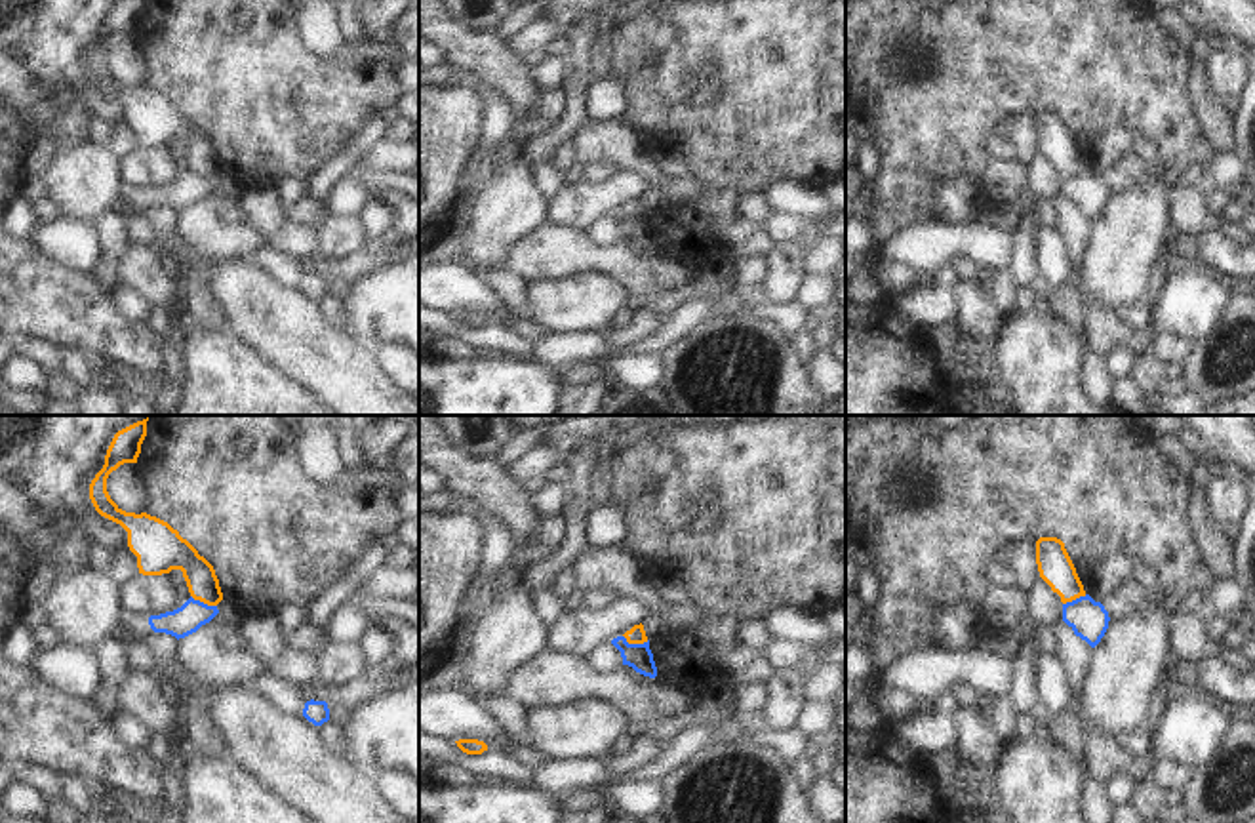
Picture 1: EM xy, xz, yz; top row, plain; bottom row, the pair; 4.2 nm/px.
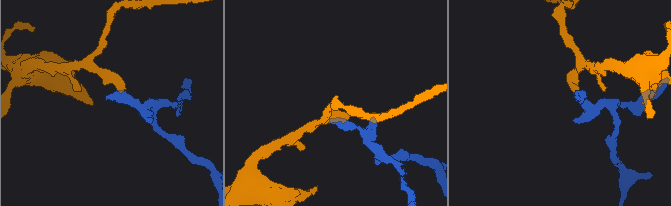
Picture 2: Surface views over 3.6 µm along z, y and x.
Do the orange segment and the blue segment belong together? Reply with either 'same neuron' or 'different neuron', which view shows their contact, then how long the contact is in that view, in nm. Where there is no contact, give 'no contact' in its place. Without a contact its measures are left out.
different neuron | xz | 110 nm

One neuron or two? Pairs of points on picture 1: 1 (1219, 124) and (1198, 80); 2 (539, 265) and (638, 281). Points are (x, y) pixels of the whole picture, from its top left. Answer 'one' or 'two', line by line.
1: one
2: one

